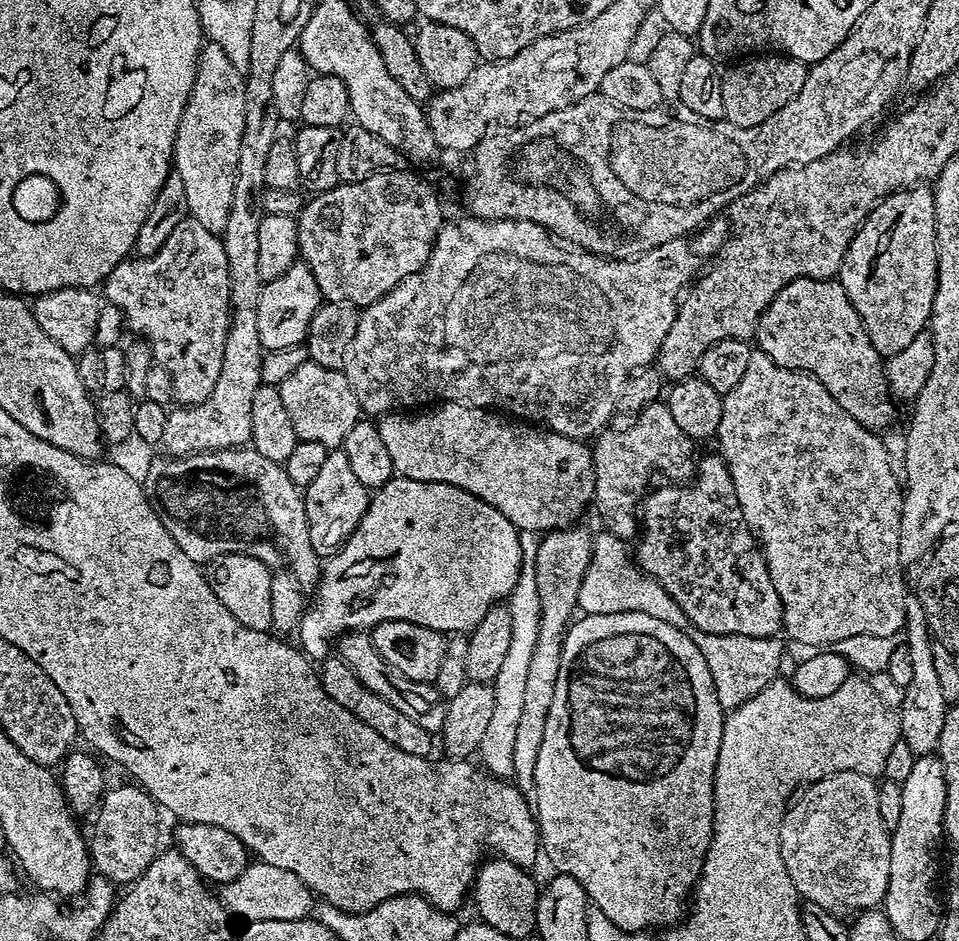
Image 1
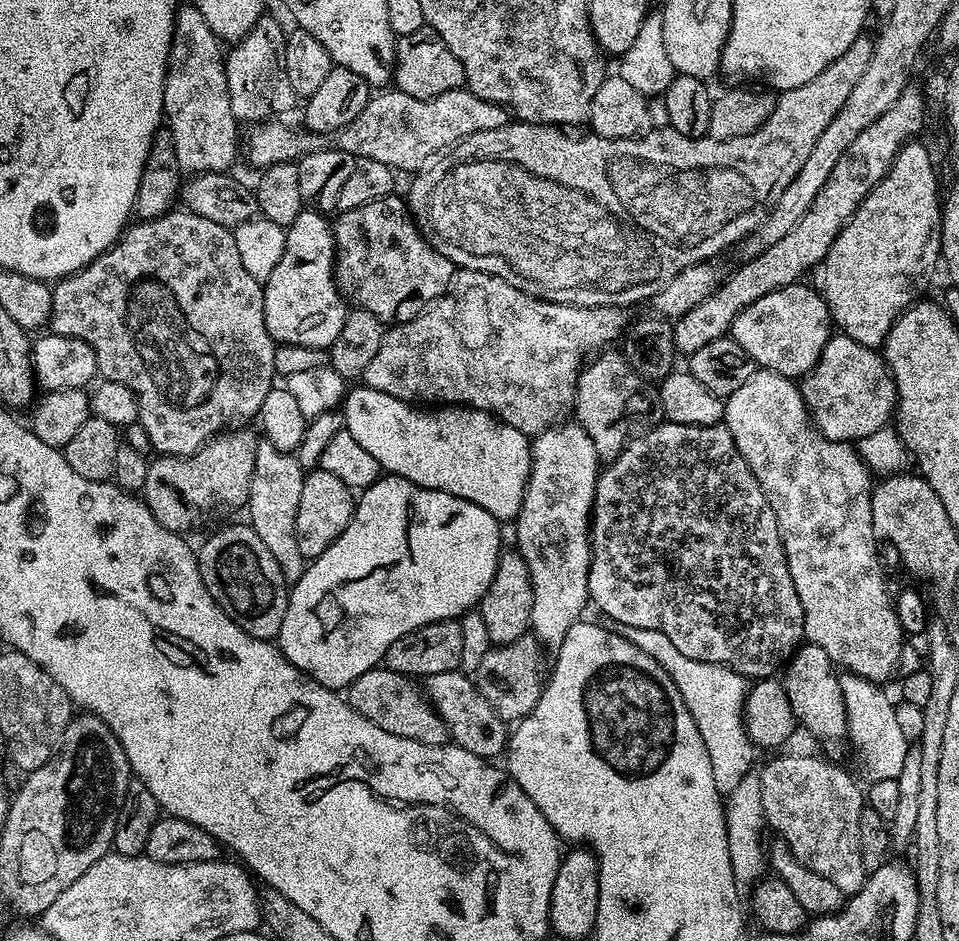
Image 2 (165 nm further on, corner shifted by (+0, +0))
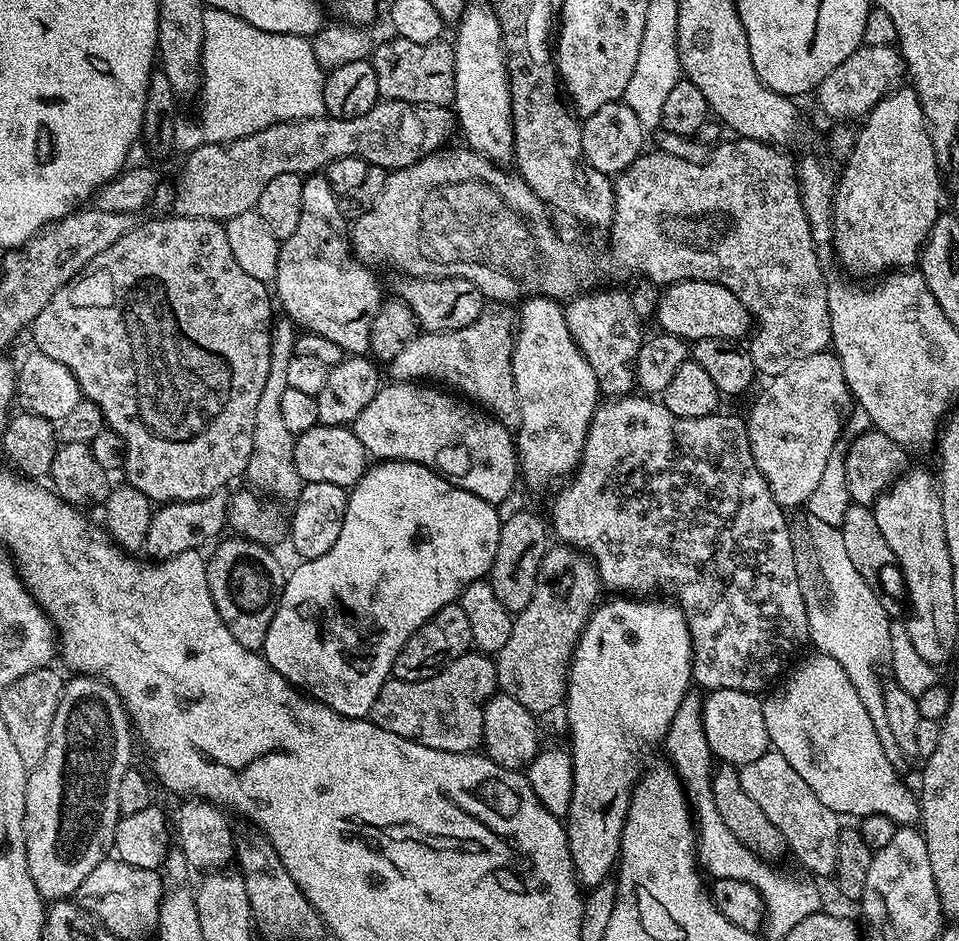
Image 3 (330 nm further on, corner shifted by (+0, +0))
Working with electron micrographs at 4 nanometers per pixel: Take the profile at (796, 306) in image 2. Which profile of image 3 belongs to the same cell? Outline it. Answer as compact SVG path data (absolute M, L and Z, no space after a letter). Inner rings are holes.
M679 280L677 284L667 285L663 289L654 320L660 323L658 326L660 332L680 336L686 342L706 338L740 342L750 332L750 317L746 306L742 306L742 302L738 302L738 298L733 292L726 290L726 286L709 280Z

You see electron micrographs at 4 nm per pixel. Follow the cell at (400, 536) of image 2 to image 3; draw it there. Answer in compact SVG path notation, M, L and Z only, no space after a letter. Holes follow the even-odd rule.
M382 460L373 463L364 473L364 477L348 492L346 518L342 534L338 534L338 542L334 542L334 546L330 546L330 550L326 550L322 558L297 563L297 568L293 572L291 569L290 575L285 579L284 593L274 614L274 622L270 622L270 630L266 630L266 642L262 649L264 659L273 670L282 674L282 678L286 678L289 684L303 690L311 699L329 704L338 714L348 716L351 720L365 719L372 711L374 698L378 698L378 690L382 690L384 683L392 676L394 658L398 658L398 650L406 646L406 638L410 638L410 634L414 634L418 626L438 614L438 610L448 604L457 603L466 586L470 586L470 582L483 580L491 573L494 554L498 550L500 525L496 505L454 486L433 468L405 460Z

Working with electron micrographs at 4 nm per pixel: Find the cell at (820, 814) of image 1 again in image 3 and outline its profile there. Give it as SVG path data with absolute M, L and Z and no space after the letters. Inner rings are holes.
M769 750L762 754L762 758L743 765L739 771L743 789L762 806L763 813L782 832L791 854L793 852L813 872L813 877L831 877L838 862L838 838L842 827L838 813L818 802L818 794L802 782L802 774L798 774L780 752Z

